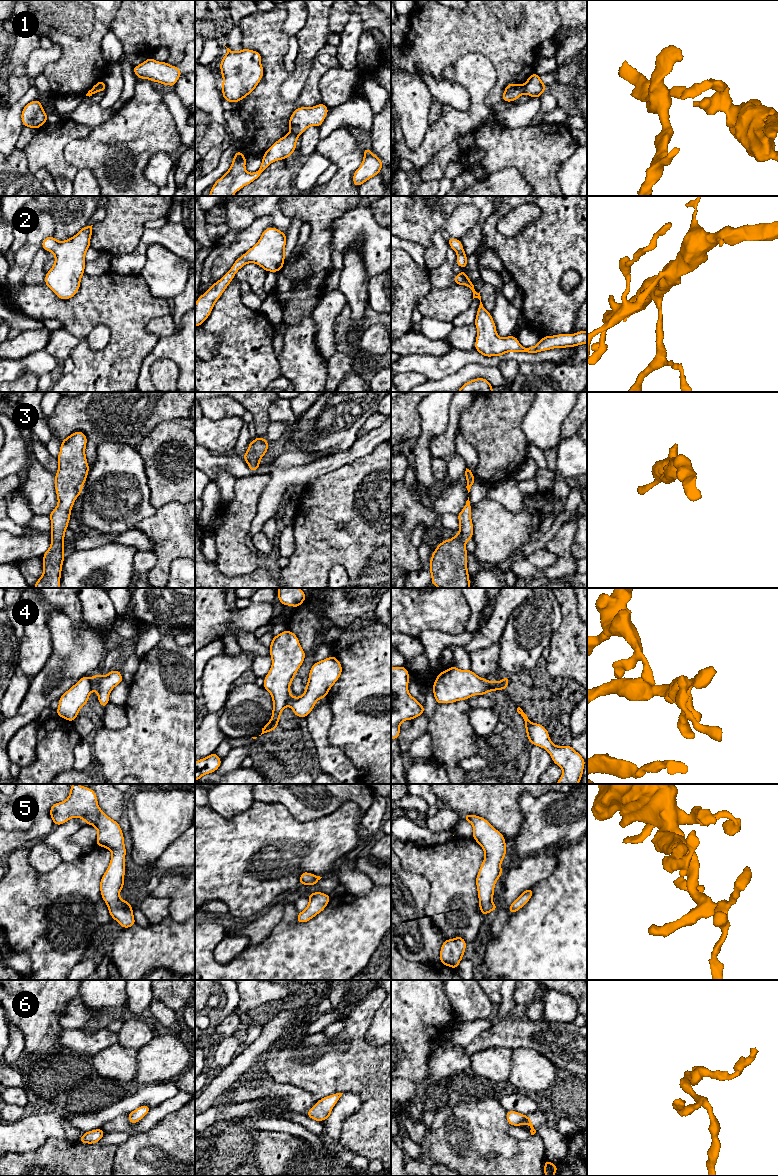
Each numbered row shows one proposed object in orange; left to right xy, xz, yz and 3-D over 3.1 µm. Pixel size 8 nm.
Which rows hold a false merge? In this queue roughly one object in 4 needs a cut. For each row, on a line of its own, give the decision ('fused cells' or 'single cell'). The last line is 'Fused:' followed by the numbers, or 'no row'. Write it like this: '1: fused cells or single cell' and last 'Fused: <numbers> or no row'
1: fused cells
2: single cell
3: single cell
4: fused cells
5: single cell
6: single cell
Fused: 1, 4

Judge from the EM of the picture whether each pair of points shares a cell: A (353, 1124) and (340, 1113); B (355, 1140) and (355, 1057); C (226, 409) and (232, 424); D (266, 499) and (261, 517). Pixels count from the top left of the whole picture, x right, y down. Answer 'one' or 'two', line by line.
A: two
B: one
C: two
D: one

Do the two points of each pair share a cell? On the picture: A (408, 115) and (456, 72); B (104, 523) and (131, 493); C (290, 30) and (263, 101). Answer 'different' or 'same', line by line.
A: different
B: same
C: different

